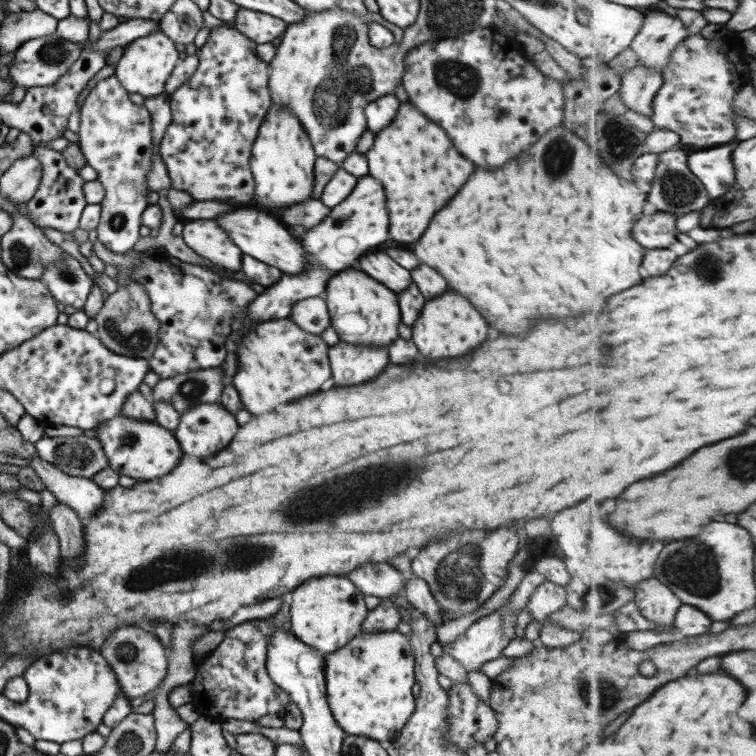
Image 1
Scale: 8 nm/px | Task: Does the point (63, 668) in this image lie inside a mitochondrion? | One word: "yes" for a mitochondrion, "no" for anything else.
no

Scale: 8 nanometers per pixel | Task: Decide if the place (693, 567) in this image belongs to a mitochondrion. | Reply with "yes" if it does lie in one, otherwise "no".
yes

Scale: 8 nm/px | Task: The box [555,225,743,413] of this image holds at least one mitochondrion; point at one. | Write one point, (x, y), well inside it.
(707, 269)

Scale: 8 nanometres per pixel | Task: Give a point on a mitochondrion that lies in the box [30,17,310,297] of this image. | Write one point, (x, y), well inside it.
(53, 54)

